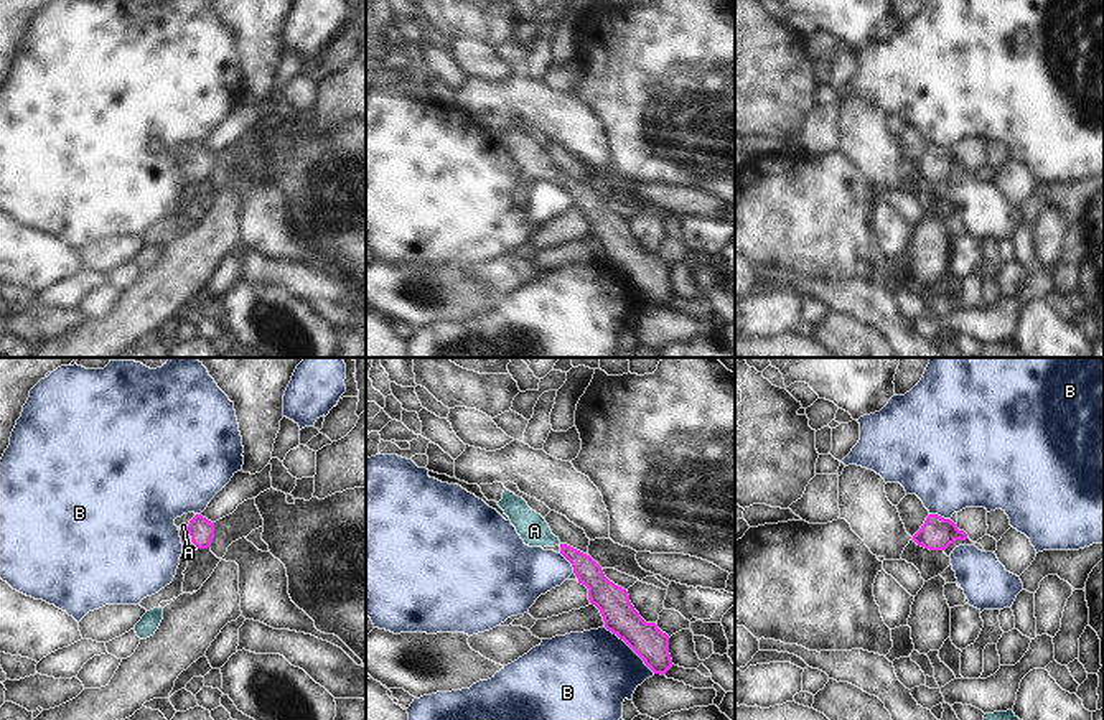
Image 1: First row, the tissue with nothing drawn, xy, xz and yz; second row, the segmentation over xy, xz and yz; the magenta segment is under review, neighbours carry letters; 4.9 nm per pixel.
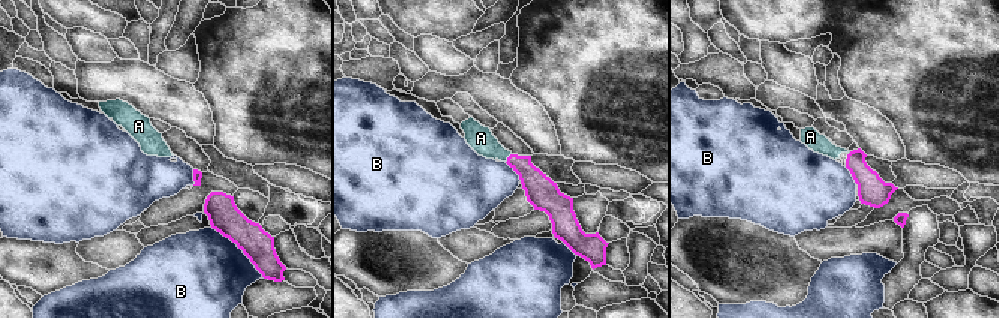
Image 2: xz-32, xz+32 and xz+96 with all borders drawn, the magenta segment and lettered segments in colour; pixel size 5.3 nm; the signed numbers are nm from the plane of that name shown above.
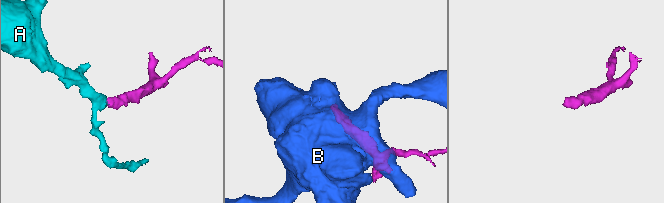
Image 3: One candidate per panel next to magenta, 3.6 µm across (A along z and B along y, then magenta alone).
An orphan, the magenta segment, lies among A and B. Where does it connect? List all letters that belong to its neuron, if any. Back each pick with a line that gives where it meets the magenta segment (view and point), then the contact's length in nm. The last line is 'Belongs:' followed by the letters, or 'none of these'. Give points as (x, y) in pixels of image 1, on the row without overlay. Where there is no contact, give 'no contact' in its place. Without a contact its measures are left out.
A: xy (187, 158) | 30 nm
Belongs: A

